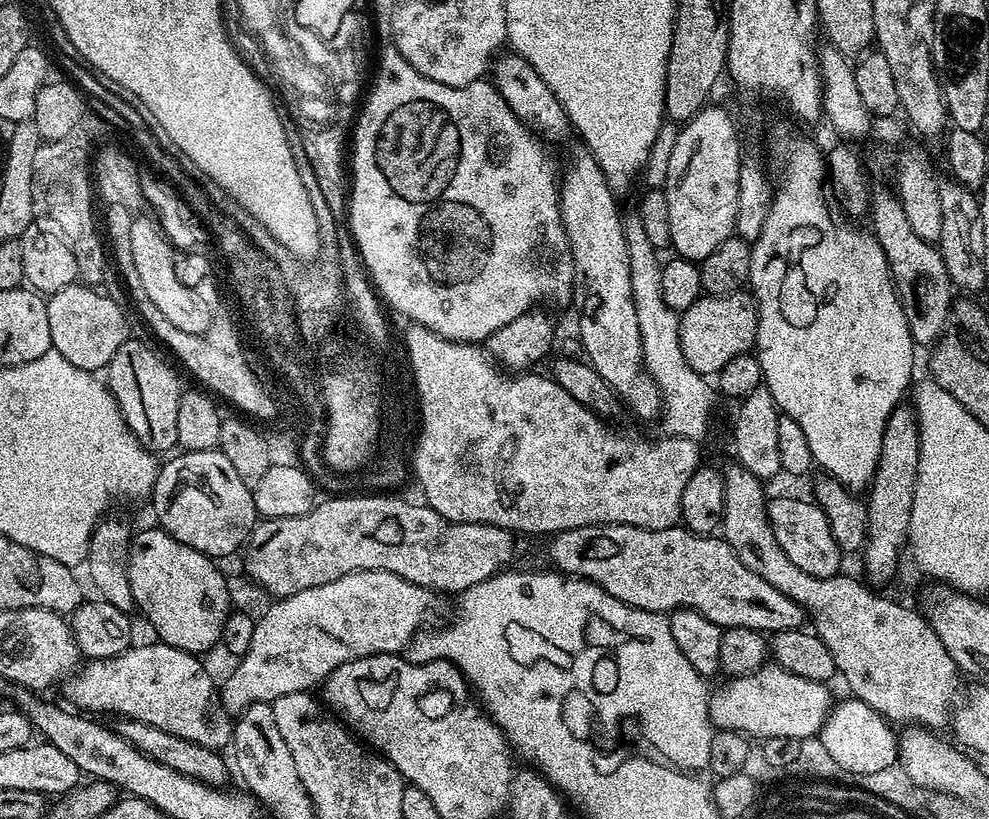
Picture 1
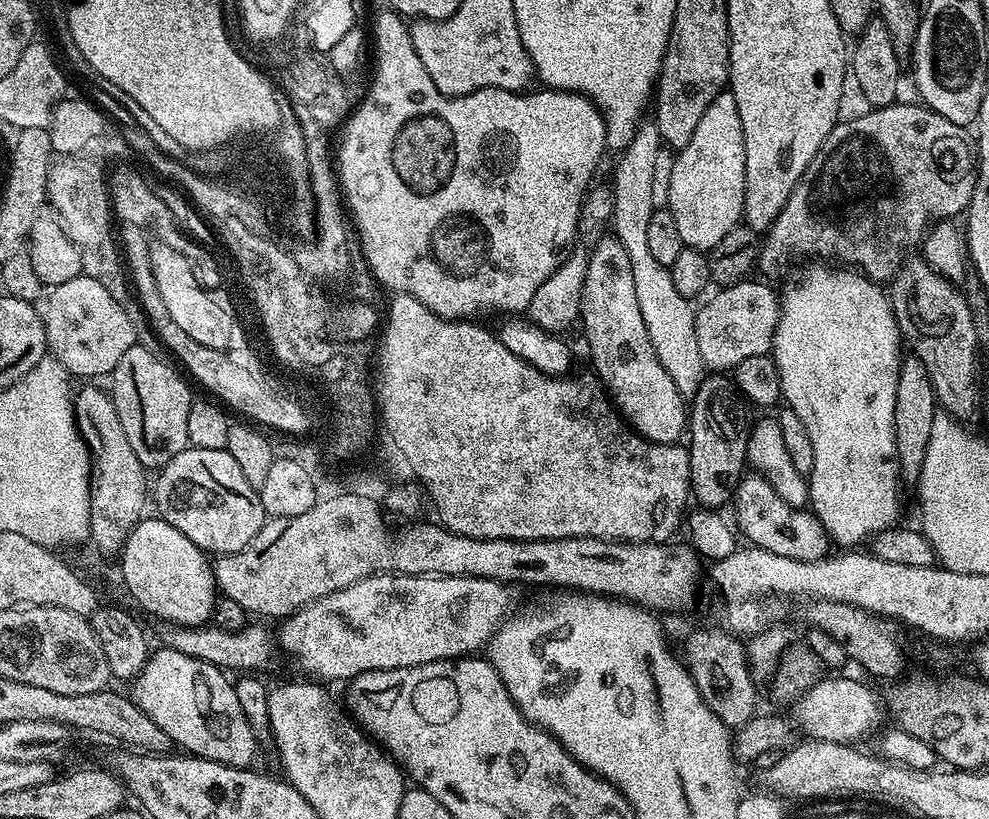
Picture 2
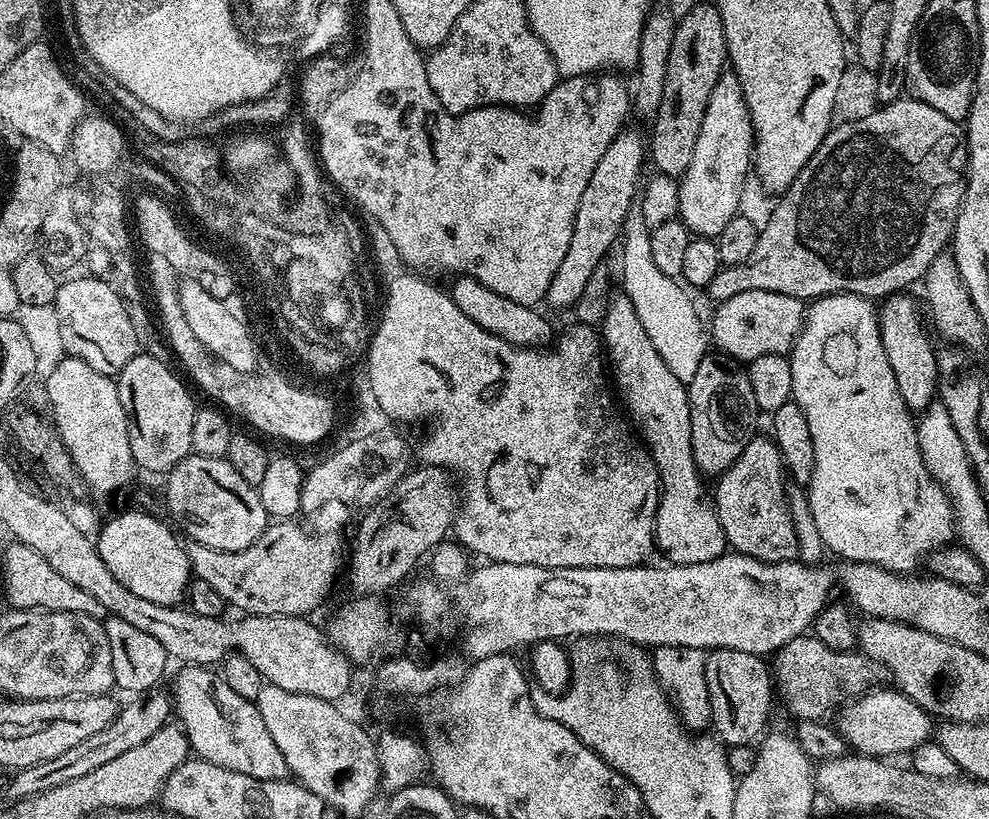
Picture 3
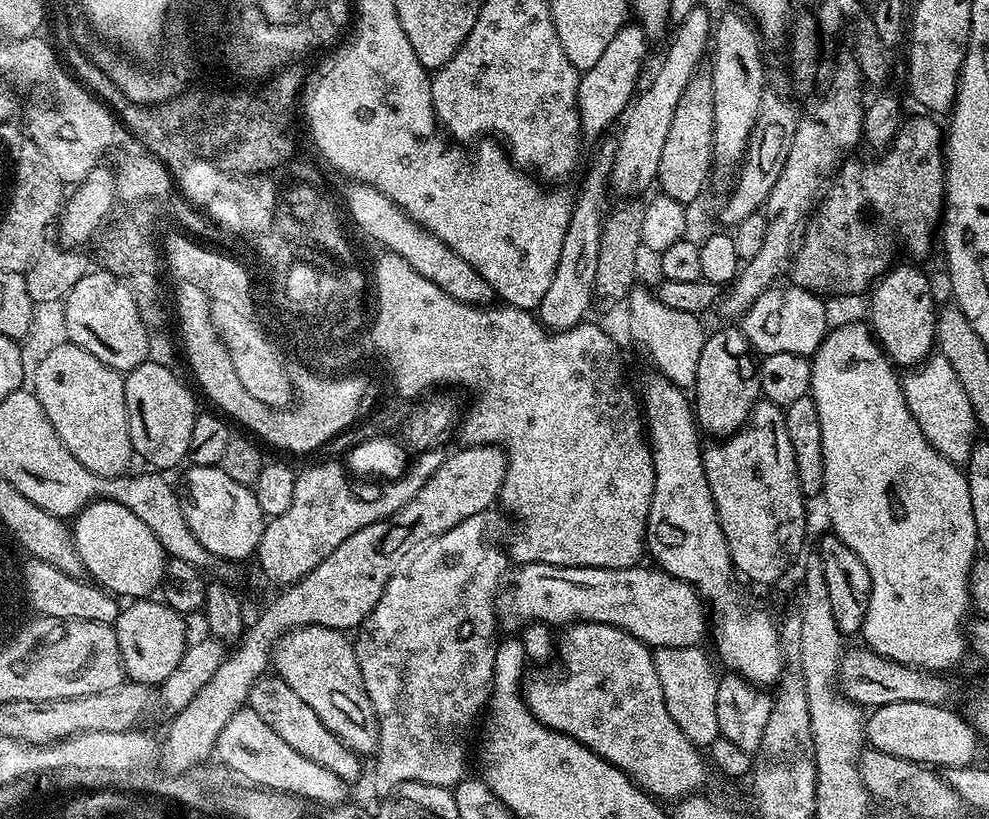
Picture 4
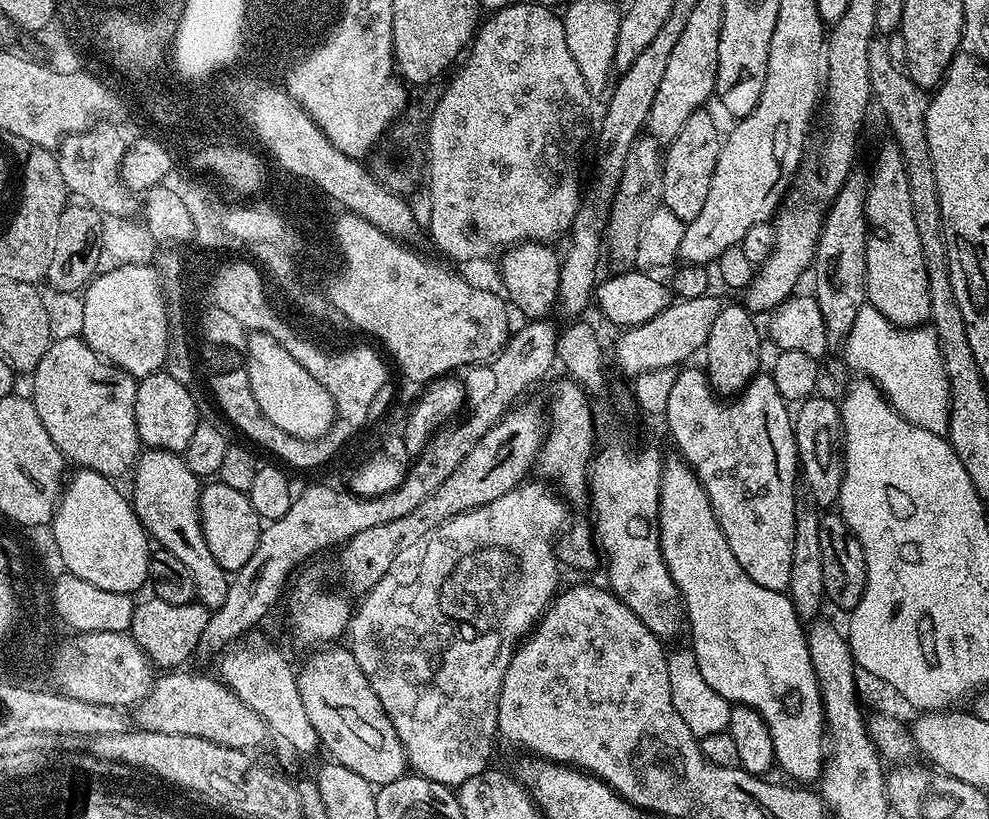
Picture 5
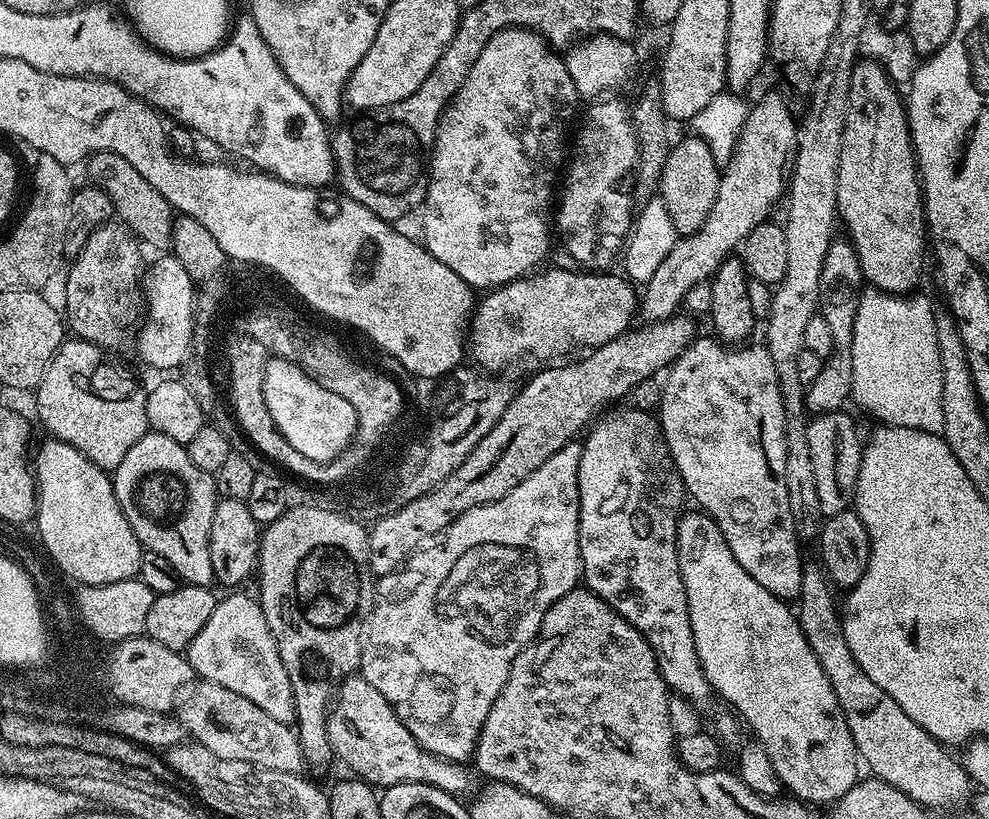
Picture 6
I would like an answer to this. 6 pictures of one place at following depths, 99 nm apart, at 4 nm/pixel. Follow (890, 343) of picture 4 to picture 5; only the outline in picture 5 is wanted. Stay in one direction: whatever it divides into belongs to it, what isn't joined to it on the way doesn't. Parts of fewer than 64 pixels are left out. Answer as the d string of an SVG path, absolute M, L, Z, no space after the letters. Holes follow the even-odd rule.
M887 142L880 148L880 153L876 156L876 165L870 168L870 184L868 197L864 203L864 213L868 219L868 241L866 242L866 278L868 279L868 291L866 300L871 307L878 310L878 314L886 317L891 324L896 324L900 328L915 328L924 326L930 320L930 286L926 278L926 262L922 262L922 242L918 239L918 230L914 223L914 210L910 210L910 186L908 185L908 175L904 172L904 159L900 153L900 148L895 142Z

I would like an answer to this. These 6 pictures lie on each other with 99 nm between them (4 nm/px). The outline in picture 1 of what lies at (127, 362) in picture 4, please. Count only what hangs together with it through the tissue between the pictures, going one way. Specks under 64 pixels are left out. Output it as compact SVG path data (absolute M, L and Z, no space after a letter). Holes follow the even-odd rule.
M80 282L51 293L47 301L50 338L55 352L87 372L107 369L110 358L118 354L118 346L122 346L130 336L123 310L110 297L103 296L100 290Z

